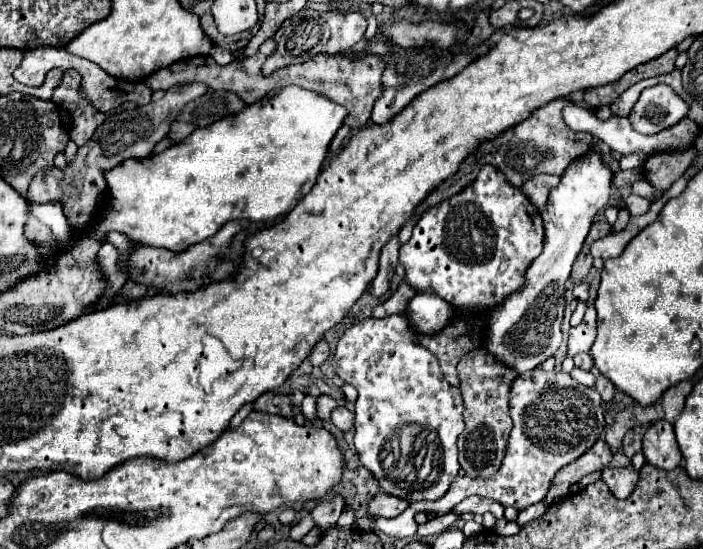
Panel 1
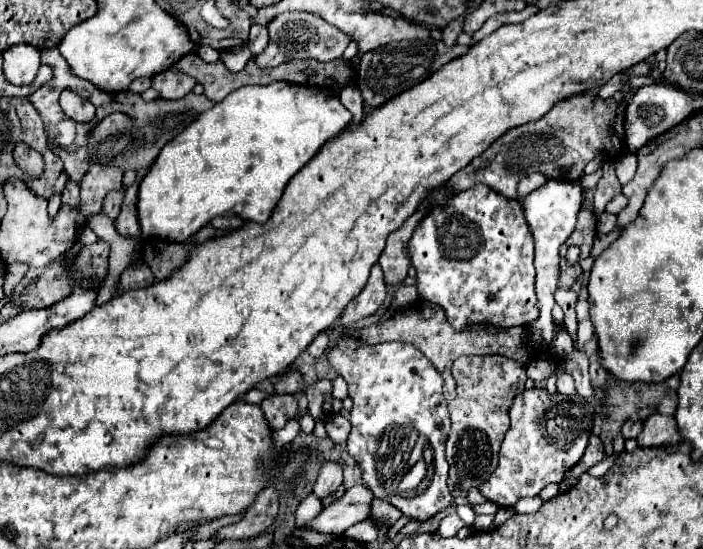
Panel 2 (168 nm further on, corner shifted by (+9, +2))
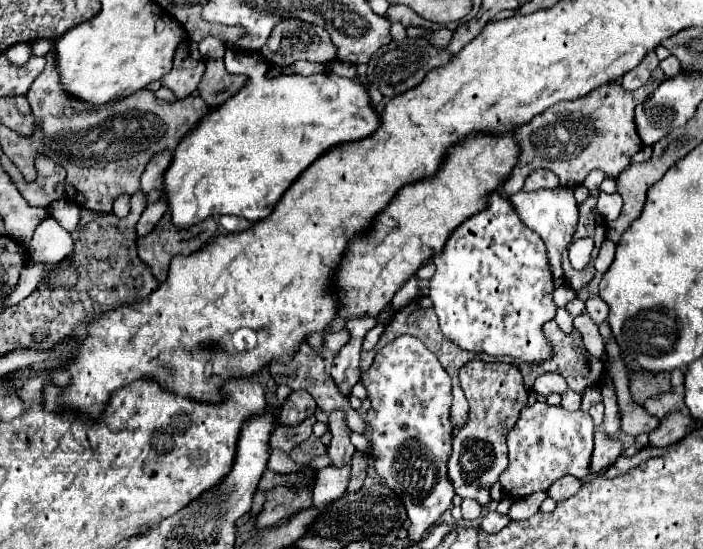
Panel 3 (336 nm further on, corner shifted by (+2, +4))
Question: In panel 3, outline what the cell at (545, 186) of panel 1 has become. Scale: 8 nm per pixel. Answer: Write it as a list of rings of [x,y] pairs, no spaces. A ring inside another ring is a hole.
[[[537,169],[537,171],[533,171],[533,173],[525,179],[525,185],[523,185],[525,191],[555,189],[555,187],[559,187],[557,175],[555,175],[553,171],[547,171],[547,169]]]

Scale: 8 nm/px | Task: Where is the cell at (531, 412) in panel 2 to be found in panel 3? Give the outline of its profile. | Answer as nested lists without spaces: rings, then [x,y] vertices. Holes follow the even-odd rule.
[[[543,401],[525,407],[519,421],[507,435],[509,465],[499,479],[503,491],[515,499],[521,499],[537,491],[547,491],[555,479],[565,475],[585,479],[589,475],[589,461],[593,453],[593,433],[595,427],[591,415],[581,409],[567,413],[563,407],[551,407]]]

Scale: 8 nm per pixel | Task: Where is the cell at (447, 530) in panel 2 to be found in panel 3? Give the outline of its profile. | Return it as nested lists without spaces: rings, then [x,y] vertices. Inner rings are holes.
[[[463,499],[461,509],[463,509],[463,519],[465,519],[465,521],[475,521],[475,519],[481,515],[481,509],[483,509],[483,507],[477,505],[477,501]]]

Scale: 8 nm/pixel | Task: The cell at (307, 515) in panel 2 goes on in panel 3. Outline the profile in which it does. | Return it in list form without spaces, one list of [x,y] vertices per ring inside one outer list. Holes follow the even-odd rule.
[[[345,463],[341,467],[325,467],[317,471],[315,477],[315,489],[313,489],[313,507],[321,507],[323,503],[329,503],[335,497],[341,497],[347,491],[351,477],[351,463]]]

